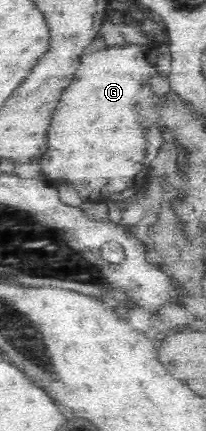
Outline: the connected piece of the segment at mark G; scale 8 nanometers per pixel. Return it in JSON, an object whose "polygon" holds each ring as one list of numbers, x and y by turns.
{"polygon":[[127,43,125,47,115,45,103,50,85,53,81,57,81,71,77,71,75,81,63,91,61,103,55,111,55,119,49,127,49,151,45,153,45,159,41,161,43,175,47,175,55,185,59,185,59,179,66,181,79,193,81,202,101,203,107,202,115,193,133,187,128,182,133,182,145,167,145,139,139,125,139,119,135,115,135,95,147,77,157,71,157,44,149,43,147,47]]}

